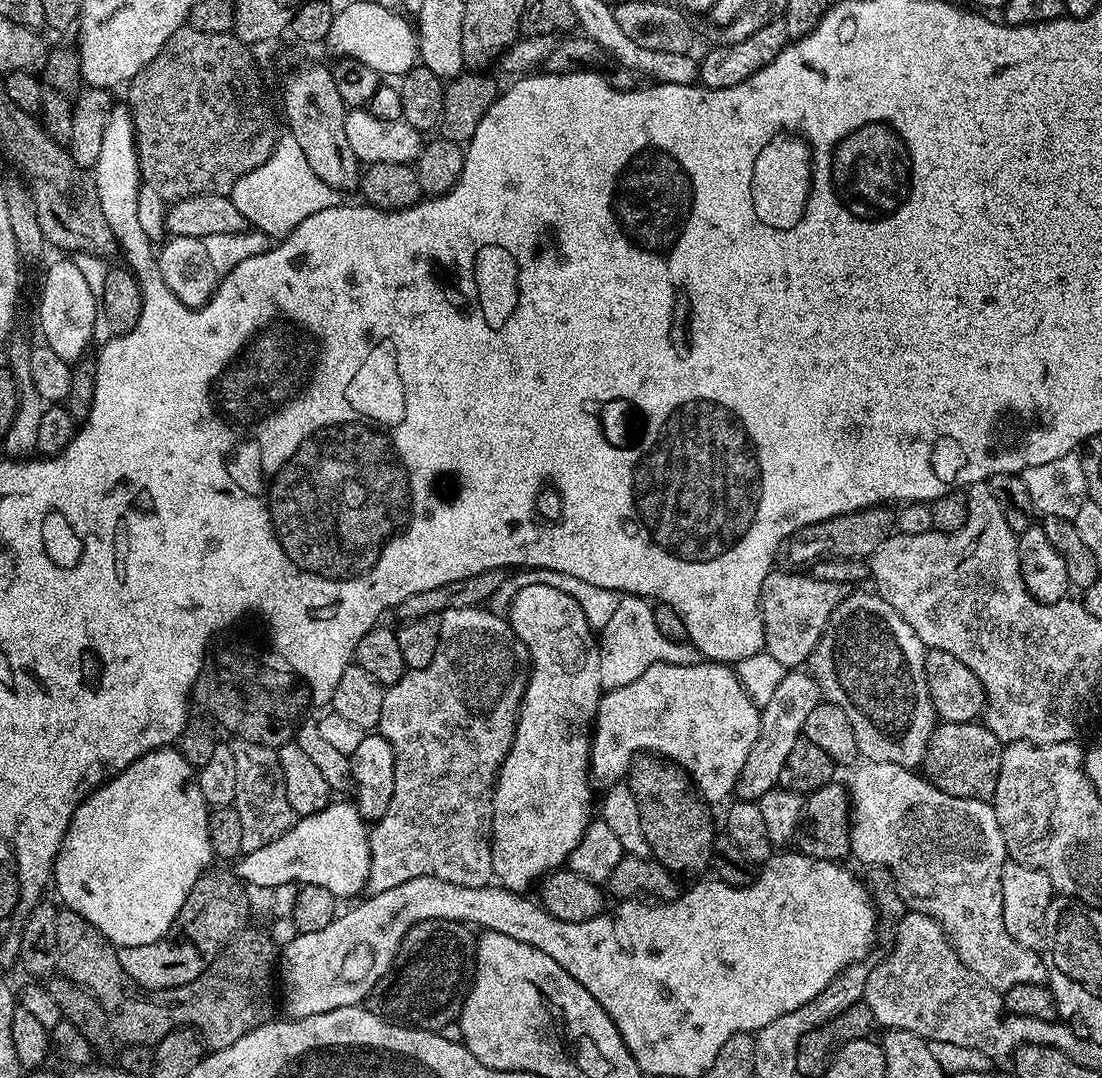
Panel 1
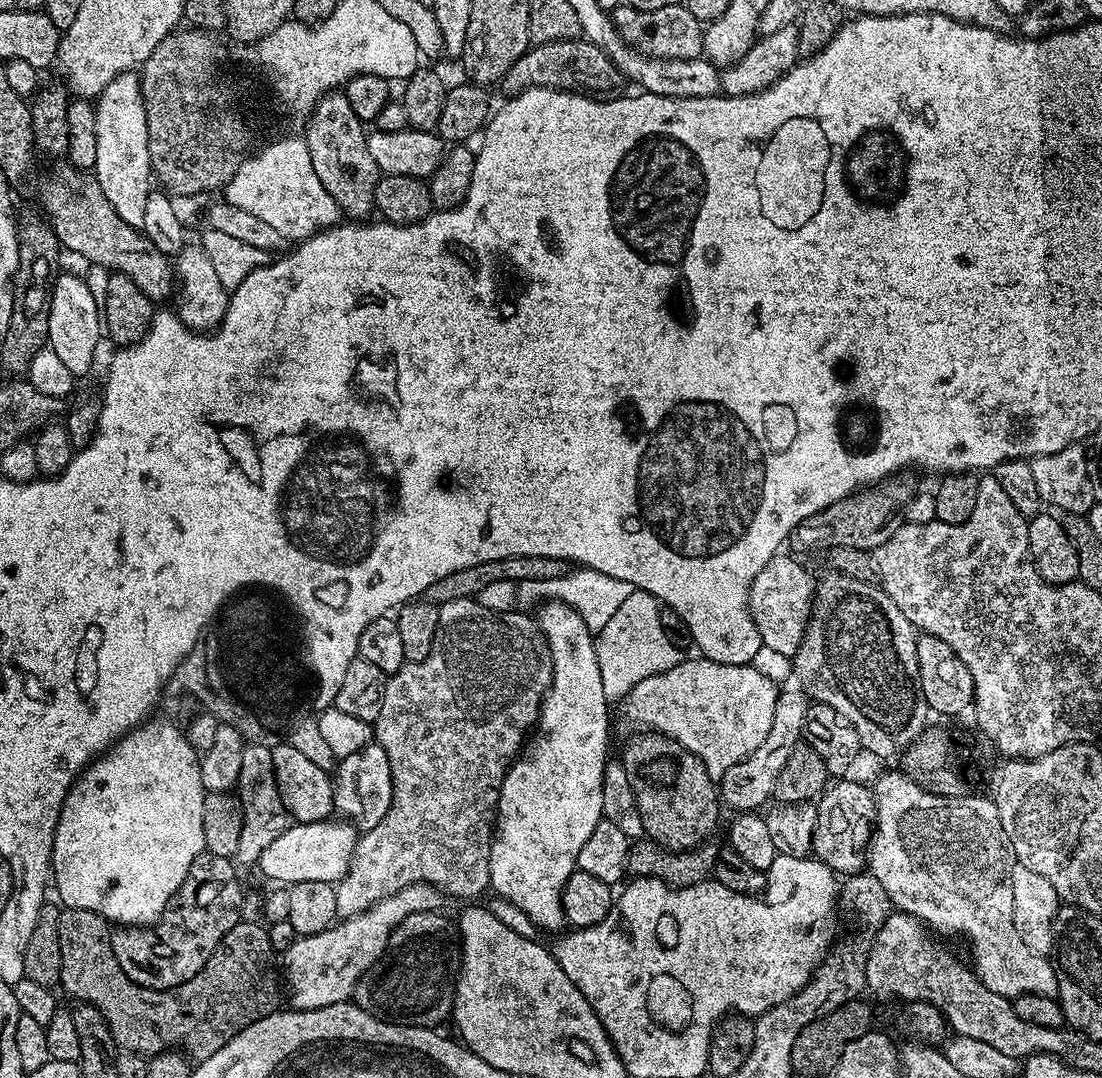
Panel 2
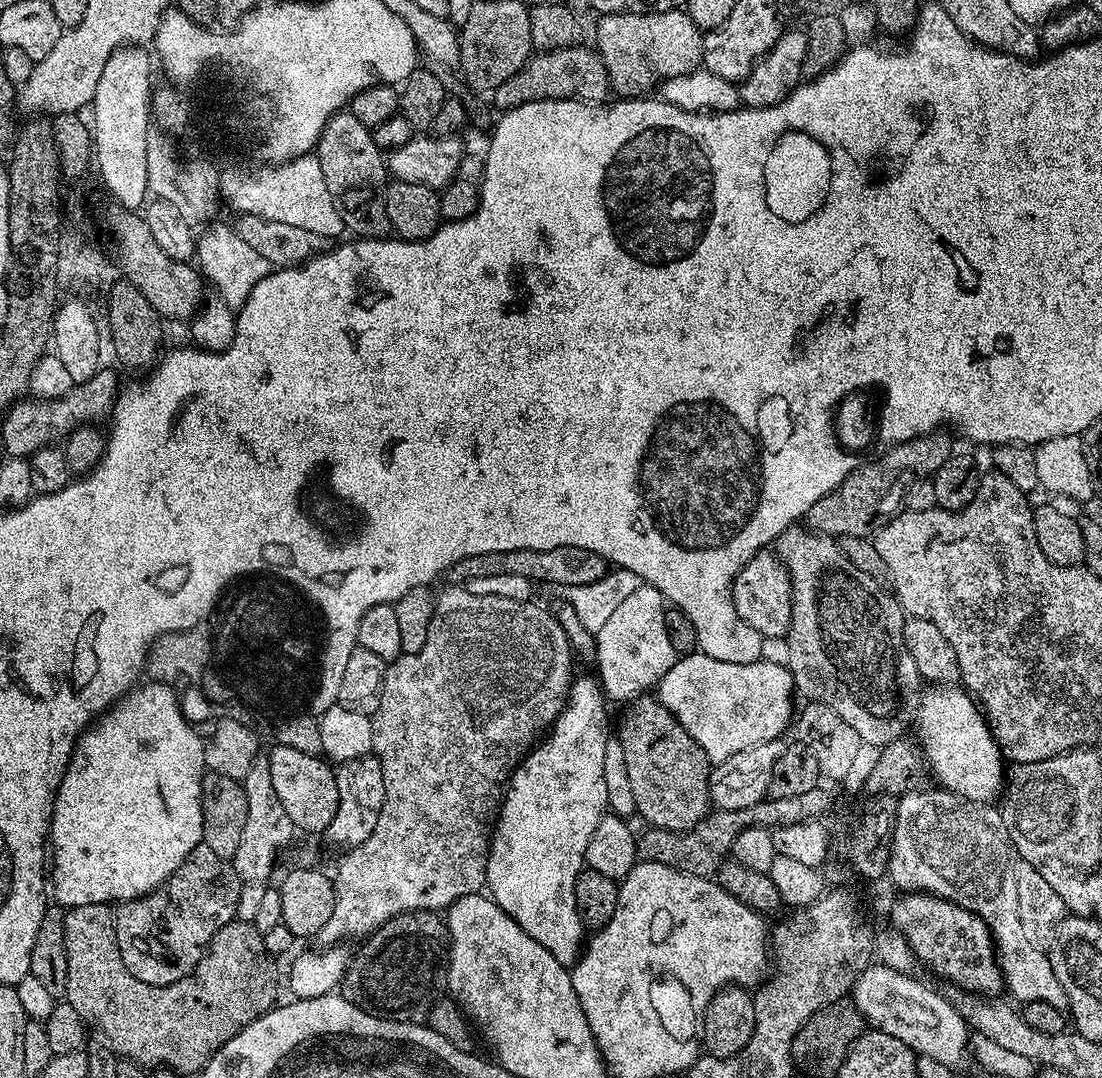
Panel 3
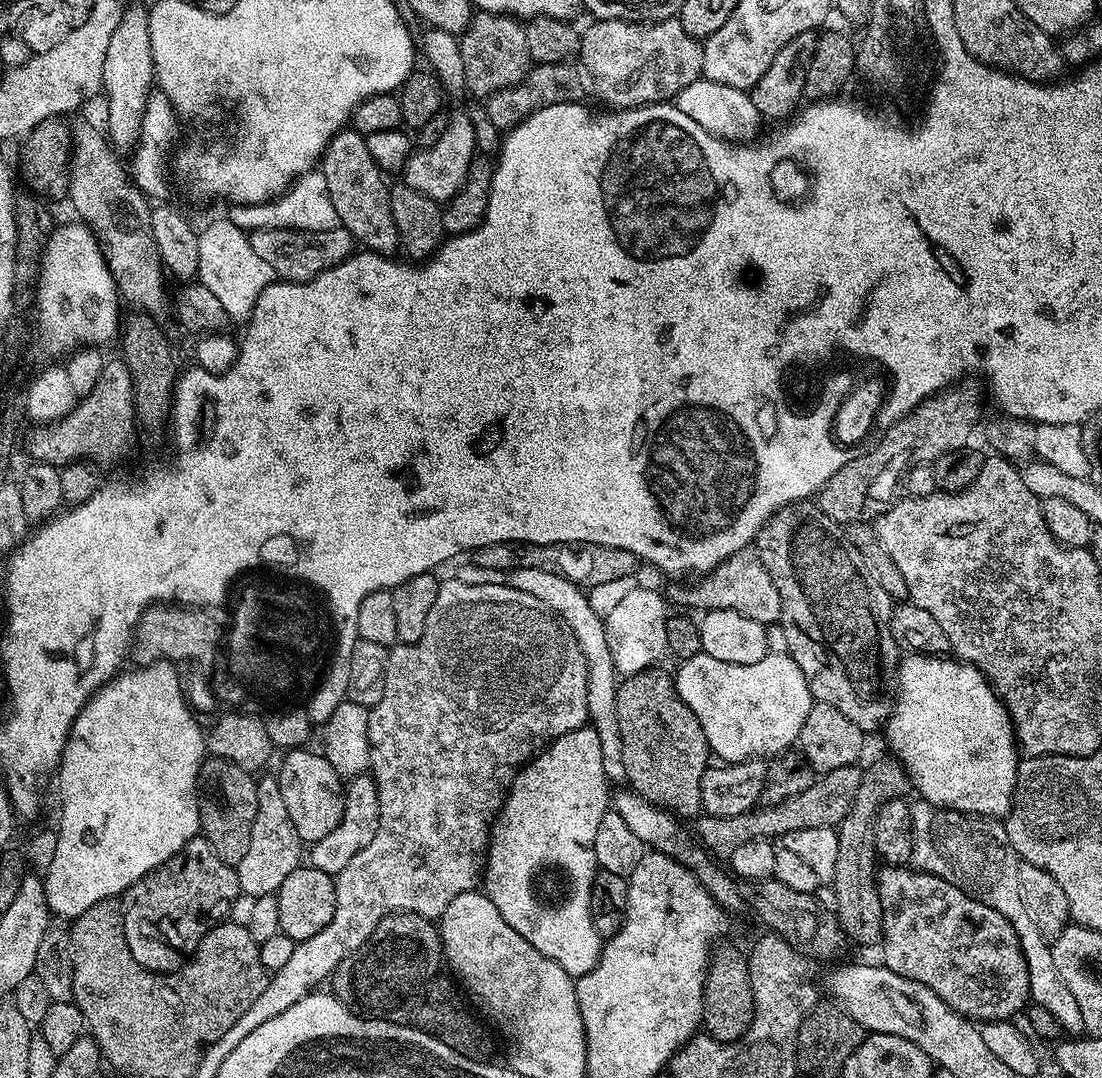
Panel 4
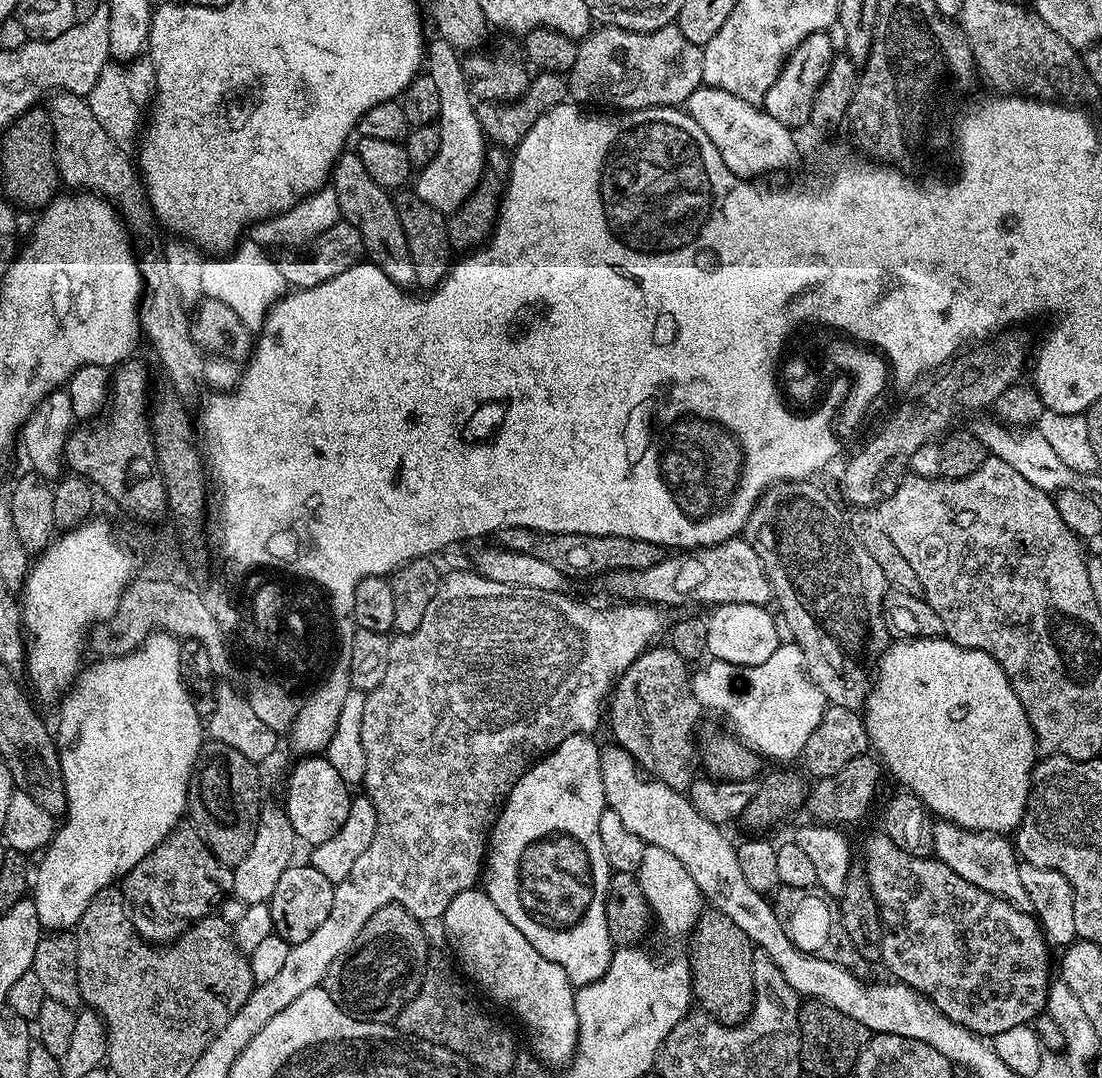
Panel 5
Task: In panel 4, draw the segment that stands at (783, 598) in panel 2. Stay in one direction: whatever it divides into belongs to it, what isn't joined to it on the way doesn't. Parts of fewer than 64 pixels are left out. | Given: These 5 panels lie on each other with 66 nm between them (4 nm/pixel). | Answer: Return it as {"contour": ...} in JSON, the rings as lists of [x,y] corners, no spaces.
{"contour":[[[755,550],[736,552],[712,569],[701,575],[693,584],[688,582],[672,582],[666,596],[673,605],[685,604],[688,608],[704,608],[715,610],[728,608],[740,616],[756,621],[757,624],[772,626],[779,621],[782,602],[778,598],[778,586],[774,586],[774,578],[770,578],[770,570],[762,566],[760,556]]]}

